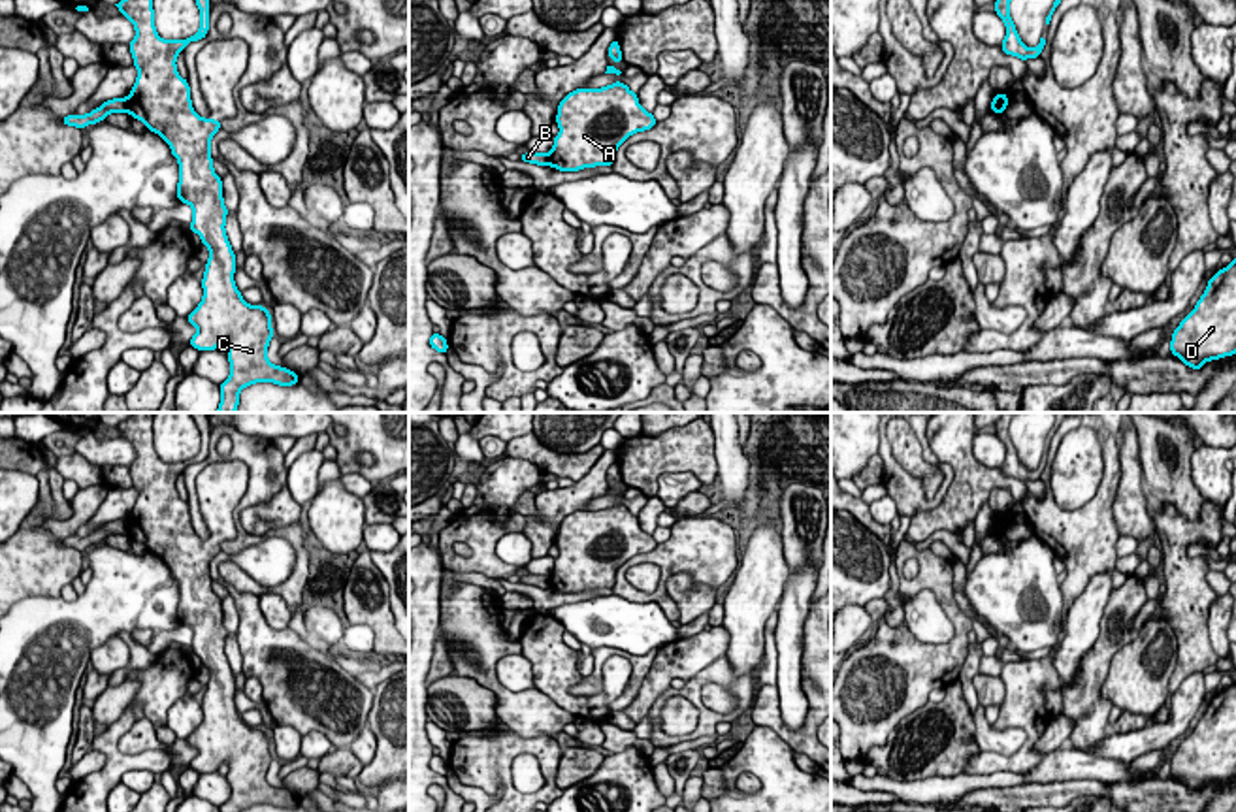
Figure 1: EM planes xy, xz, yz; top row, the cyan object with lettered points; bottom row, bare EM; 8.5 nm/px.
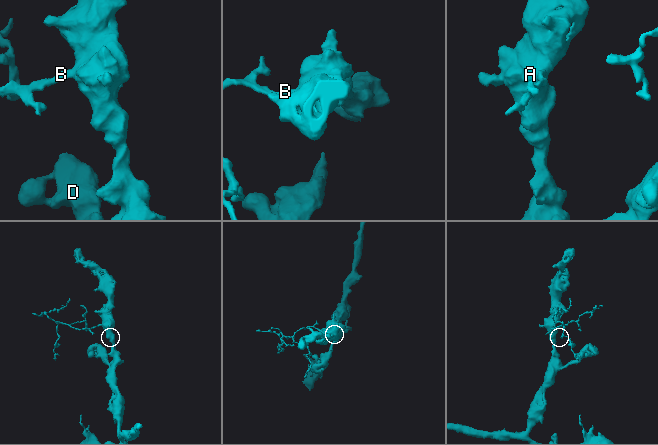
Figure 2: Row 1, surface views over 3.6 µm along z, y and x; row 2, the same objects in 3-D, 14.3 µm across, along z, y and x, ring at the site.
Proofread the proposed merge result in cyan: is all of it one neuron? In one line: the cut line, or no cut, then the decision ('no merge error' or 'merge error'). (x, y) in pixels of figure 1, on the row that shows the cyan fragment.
cut xy (125, 98), (129, 112); merge error

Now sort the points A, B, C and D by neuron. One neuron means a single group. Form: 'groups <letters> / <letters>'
groups A C D / B

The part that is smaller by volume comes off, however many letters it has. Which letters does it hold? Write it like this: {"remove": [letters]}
{"remove": ["B"]}

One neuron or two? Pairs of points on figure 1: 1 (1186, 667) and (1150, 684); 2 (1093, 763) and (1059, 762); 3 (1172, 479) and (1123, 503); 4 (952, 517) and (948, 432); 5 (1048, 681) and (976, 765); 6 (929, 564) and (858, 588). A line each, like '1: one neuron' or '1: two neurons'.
1: two neurons
2: one neuron
3: two neurons
4: one neuron
5: one neuron
6: two neurons

